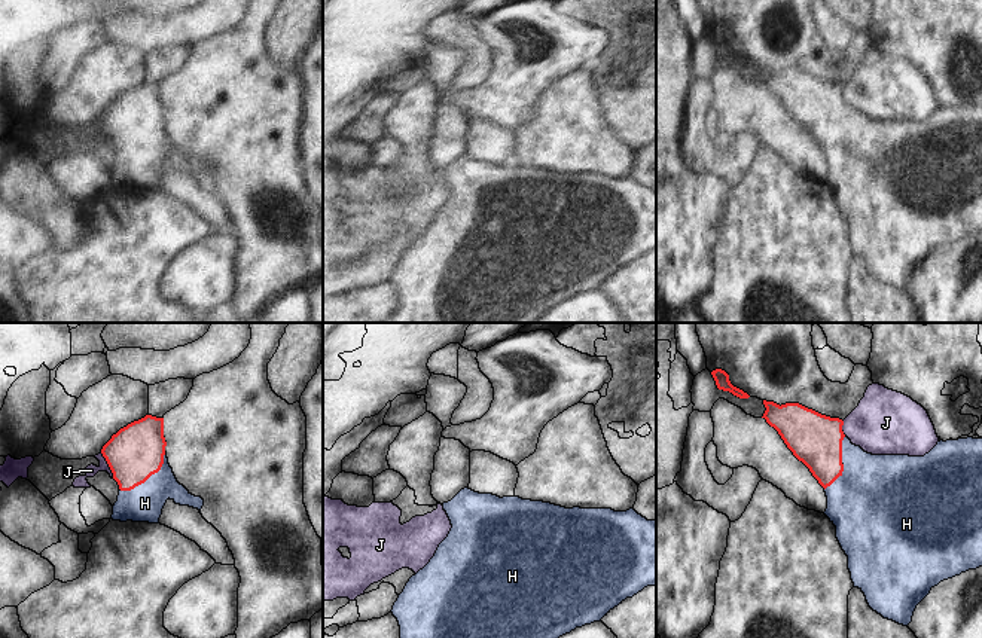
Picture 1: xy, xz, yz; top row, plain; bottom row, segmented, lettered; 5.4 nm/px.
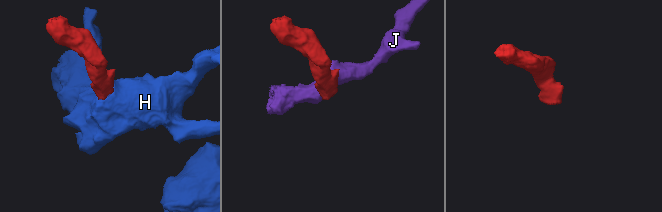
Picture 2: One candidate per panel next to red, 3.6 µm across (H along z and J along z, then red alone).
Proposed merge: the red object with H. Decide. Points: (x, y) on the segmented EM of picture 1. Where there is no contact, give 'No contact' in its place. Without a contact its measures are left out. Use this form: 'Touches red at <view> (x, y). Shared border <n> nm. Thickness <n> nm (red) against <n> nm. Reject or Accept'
Touches red at xy (148, 478). Shared border 320 nm. Thickness 300 nm (red) against 200 nm. Accept.

